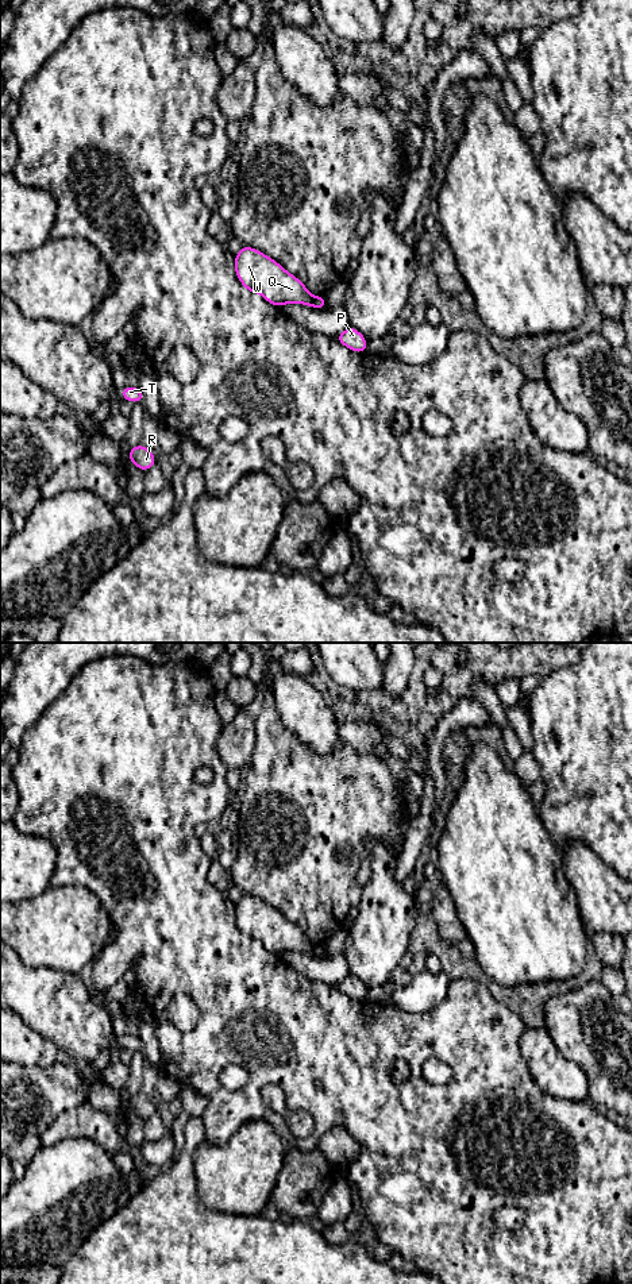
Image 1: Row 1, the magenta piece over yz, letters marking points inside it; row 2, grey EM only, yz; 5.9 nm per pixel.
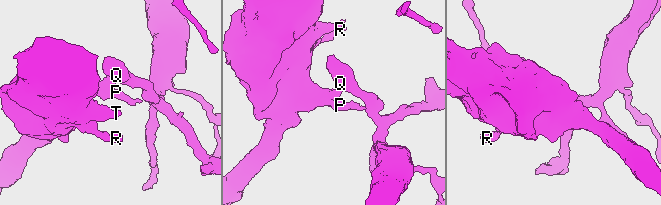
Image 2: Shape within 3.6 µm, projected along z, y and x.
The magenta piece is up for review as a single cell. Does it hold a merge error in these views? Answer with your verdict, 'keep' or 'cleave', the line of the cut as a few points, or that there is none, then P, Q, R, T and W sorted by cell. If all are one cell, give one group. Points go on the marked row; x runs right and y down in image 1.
cleave; cut yz (312, 297), (313, 305); groups P R T / Q W

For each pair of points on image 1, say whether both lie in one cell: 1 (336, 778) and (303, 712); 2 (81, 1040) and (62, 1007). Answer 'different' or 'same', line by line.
1: different
2: same

